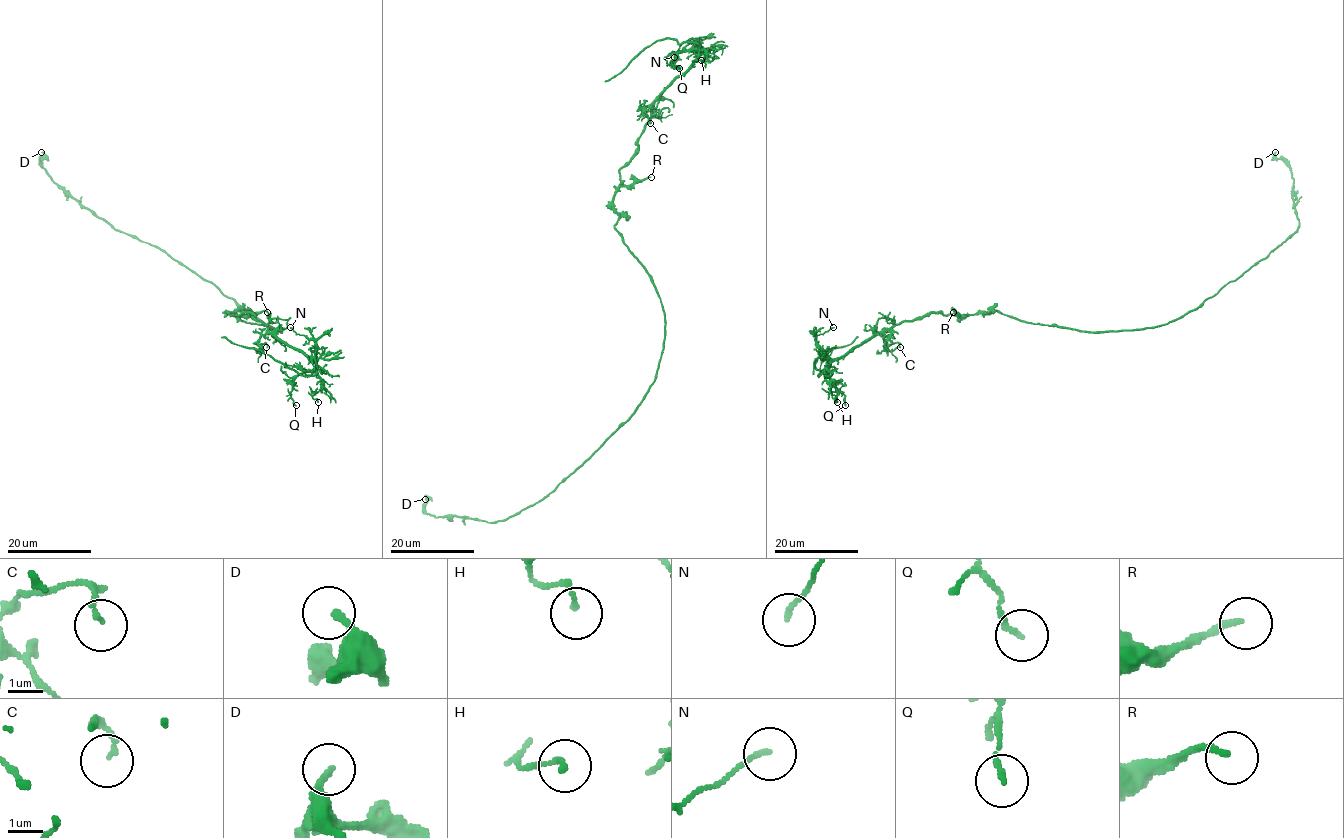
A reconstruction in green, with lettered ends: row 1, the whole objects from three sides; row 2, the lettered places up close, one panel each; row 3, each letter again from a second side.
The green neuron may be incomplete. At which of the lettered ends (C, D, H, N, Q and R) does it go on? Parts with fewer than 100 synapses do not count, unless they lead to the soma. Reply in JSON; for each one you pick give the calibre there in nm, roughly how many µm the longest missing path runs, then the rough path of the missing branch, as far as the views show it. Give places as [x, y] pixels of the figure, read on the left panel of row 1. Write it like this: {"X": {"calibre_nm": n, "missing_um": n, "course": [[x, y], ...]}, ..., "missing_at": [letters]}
{"missing_at": []}

